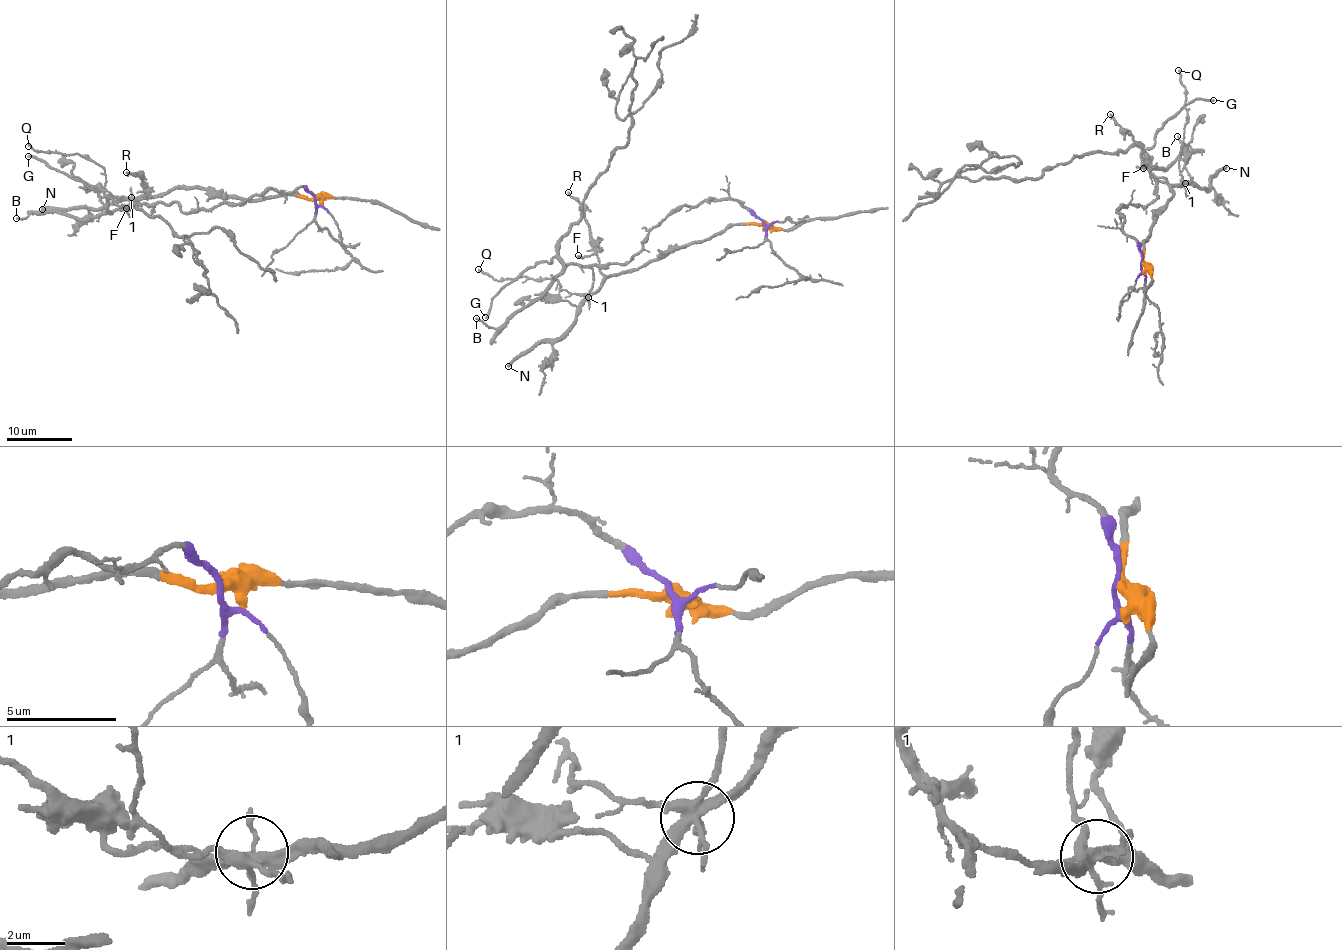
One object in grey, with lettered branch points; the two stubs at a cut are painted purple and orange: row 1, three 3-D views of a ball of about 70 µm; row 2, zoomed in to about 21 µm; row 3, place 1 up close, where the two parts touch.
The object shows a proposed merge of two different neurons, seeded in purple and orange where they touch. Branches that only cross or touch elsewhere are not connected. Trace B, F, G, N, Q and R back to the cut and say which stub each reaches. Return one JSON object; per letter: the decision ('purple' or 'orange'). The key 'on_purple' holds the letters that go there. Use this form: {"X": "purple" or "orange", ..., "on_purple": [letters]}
{"B": "purple", "F": "orange", "G": "purple", "N": "orange", "Q": "purple", "R": "orange", "on_purple": ["B", "G", "Q"]}

